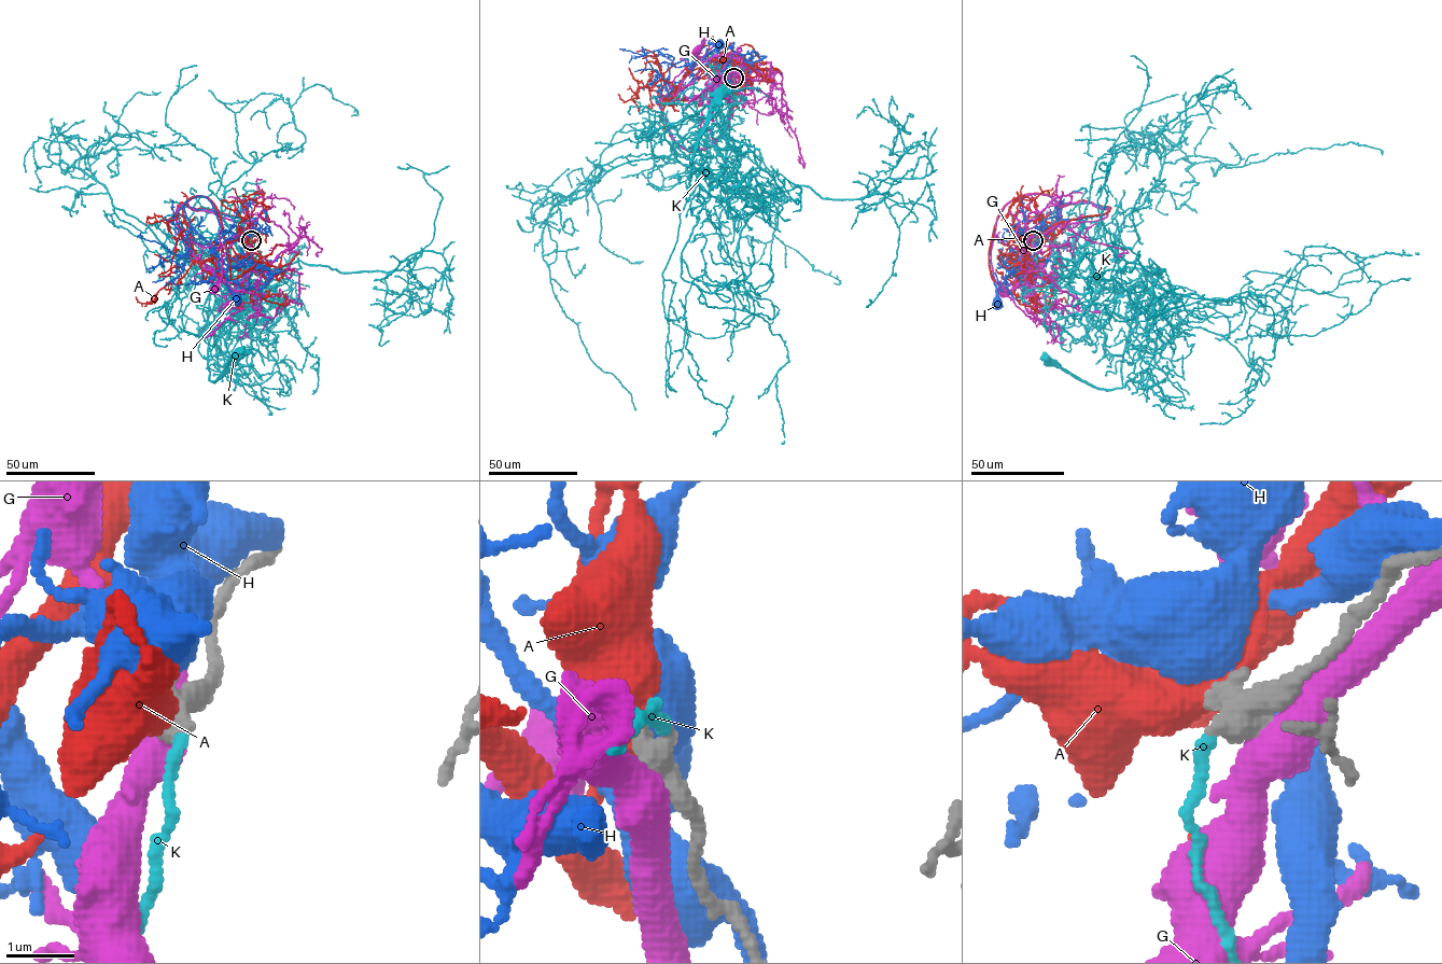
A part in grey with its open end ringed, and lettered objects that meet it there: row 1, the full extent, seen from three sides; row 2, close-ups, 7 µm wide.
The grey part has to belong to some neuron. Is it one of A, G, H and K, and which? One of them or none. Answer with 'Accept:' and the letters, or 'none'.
Accept: K

